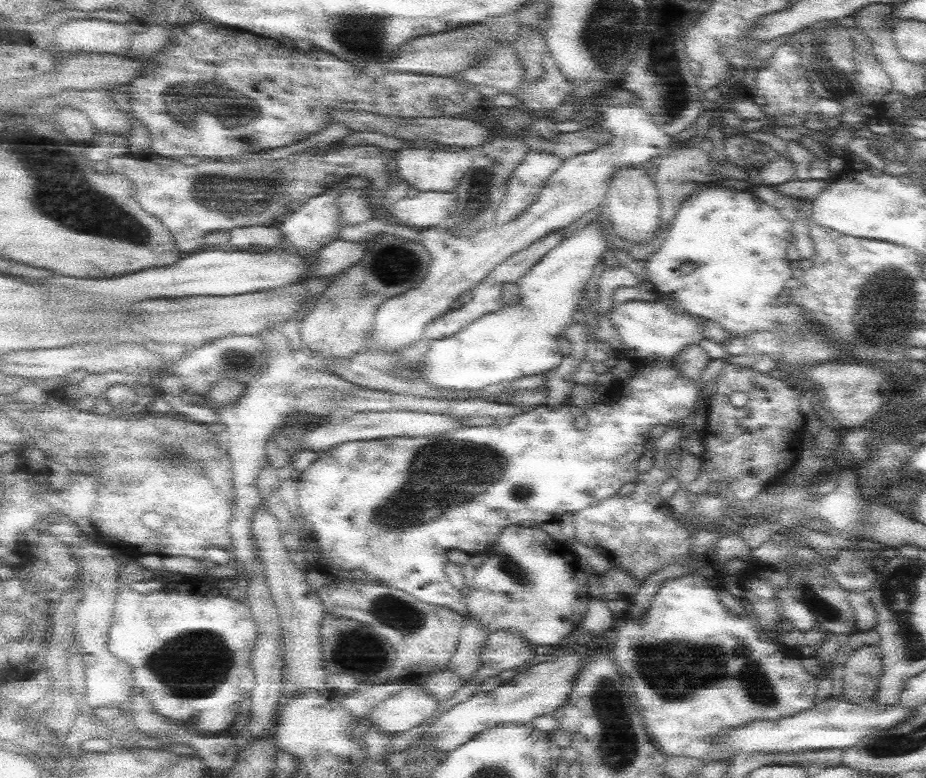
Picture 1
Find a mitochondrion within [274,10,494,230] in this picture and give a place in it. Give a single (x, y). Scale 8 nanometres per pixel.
(361, 37)

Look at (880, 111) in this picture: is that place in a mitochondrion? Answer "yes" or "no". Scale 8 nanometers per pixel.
no

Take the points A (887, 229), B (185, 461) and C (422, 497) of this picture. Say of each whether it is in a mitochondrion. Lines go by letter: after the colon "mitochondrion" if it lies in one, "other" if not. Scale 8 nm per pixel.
A: other
B: mitochondrion
C: mitochondrion

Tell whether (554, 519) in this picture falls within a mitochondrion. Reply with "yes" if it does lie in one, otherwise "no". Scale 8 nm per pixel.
no

